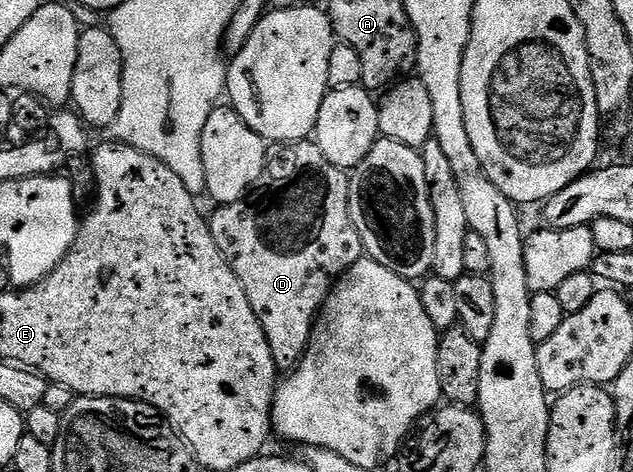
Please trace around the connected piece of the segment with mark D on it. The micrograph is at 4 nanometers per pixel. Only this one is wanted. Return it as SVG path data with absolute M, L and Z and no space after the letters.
M311 139L280 142L269 151L256 187L238 202L219 205L216 213L207 219L210 234L214 234L218 250L222 250L222 258L234 270L234 278L242 282L242 290L246 290L250 310L254 310L254 318L258 318L270 342L281 373L291 372L296 361L303 358L316 317L336 281L365 255L364 243L348 209L348 177L349 173L329 162Z

